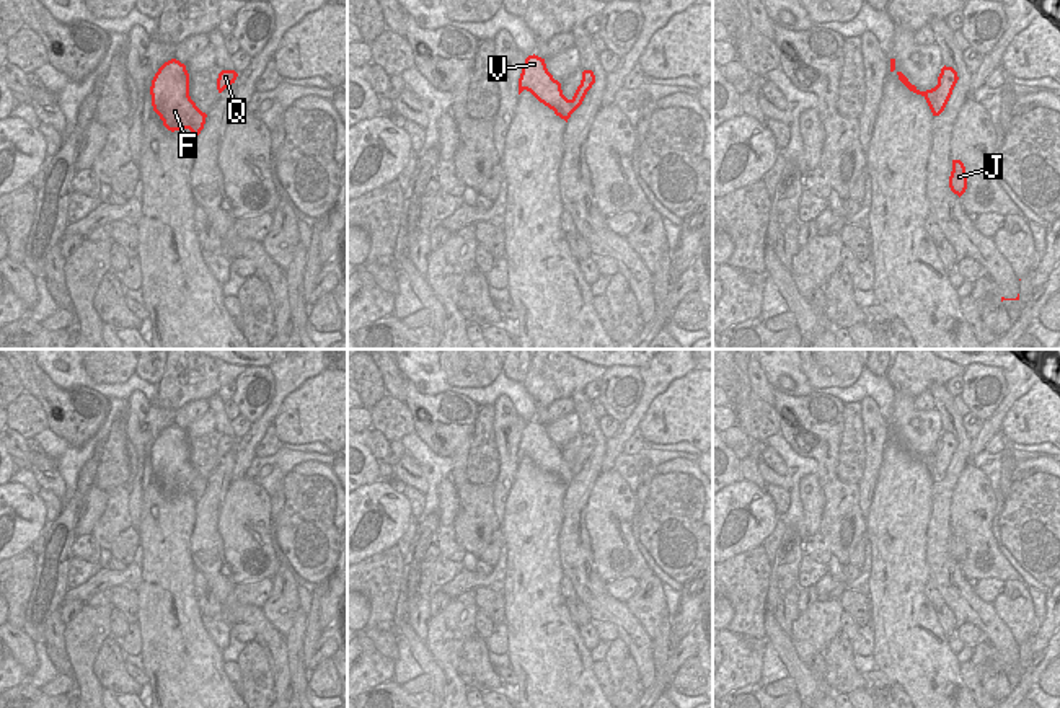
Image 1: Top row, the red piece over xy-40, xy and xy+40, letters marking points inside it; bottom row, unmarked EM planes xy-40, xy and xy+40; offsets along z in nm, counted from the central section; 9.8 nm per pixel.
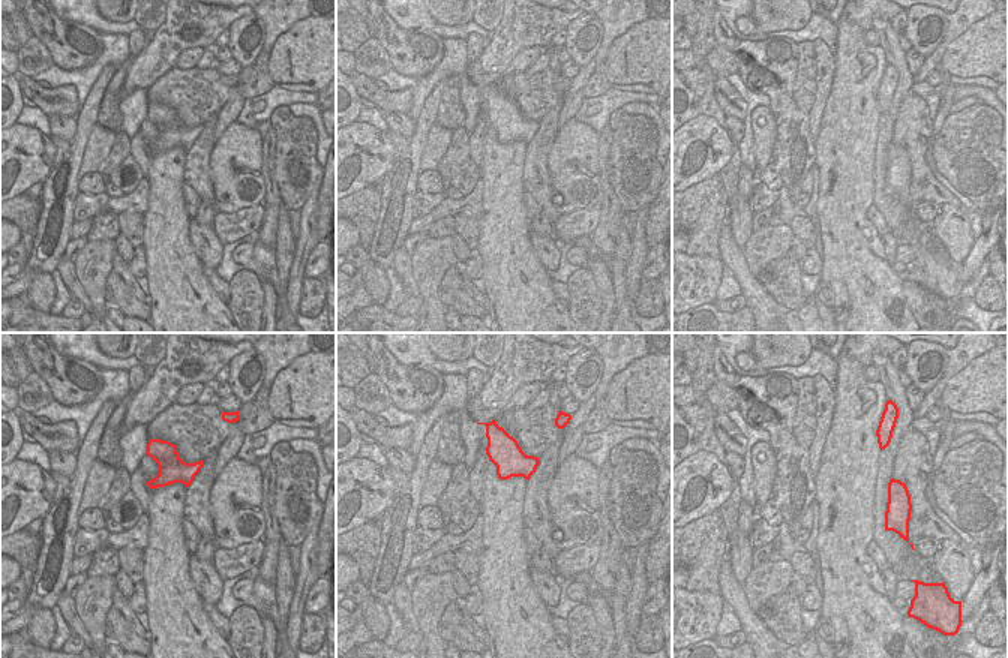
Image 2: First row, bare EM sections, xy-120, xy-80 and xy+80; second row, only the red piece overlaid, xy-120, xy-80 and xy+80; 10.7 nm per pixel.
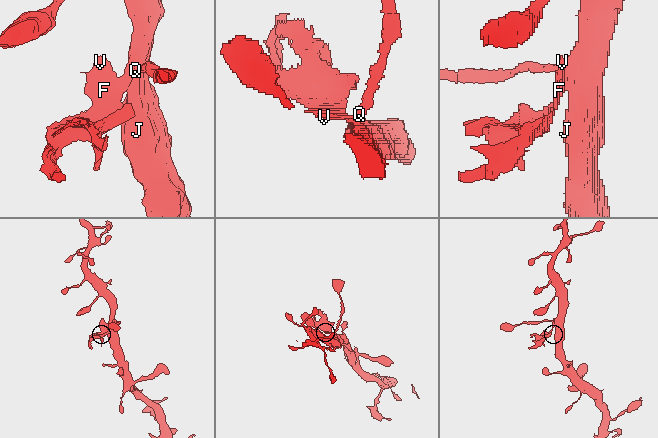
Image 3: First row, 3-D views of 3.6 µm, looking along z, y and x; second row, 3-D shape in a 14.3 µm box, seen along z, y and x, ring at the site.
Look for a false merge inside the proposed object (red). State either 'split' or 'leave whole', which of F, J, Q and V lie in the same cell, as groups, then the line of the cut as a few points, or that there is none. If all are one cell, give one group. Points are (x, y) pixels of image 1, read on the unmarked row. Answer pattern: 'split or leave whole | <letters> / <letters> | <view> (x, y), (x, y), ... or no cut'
split | F V / J Q | xy+40 (935, 452), (935, 470), (941, 477)

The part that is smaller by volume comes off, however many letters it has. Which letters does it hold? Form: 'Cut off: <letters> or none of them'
Cut off: F, V

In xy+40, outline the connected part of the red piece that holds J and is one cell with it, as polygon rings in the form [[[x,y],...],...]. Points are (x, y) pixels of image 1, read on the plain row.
[[[952,525],[952,537],[951,537],[951,542],[949,542],[949,553],[959,563],[967,555],[965,532],[964,532],[964,529],[961,525]]]

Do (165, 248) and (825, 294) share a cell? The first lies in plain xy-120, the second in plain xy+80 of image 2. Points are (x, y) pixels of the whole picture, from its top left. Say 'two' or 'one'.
two

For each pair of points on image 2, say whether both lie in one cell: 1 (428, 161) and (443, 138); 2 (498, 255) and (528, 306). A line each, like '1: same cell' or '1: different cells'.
1: same cell
2: same cell

